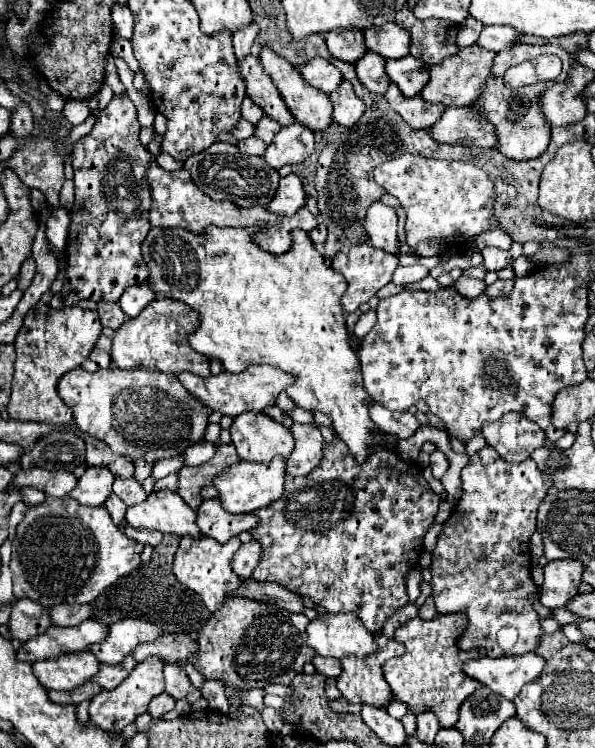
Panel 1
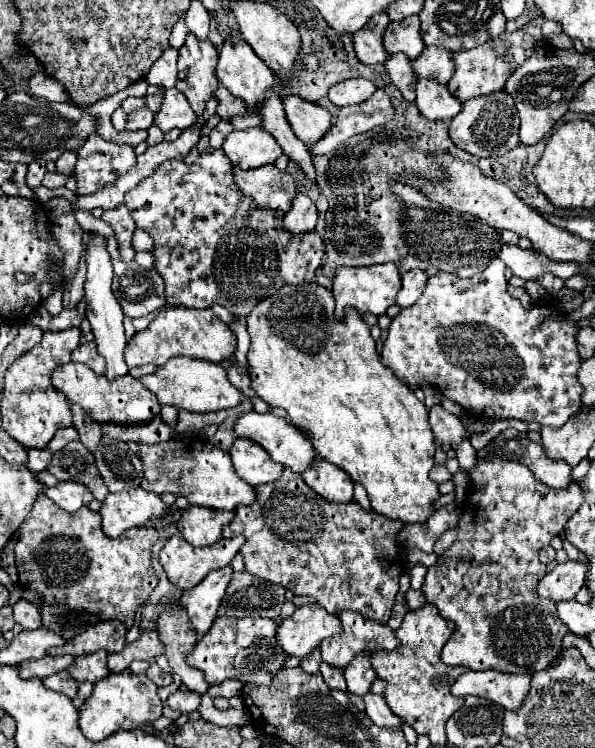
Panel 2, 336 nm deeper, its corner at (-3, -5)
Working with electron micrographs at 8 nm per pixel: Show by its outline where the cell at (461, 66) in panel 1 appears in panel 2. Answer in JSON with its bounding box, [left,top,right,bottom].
[448,18,544,102]

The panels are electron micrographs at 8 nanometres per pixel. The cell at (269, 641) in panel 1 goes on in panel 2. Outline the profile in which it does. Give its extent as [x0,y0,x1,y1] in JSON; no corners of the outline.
[186,616,286,684]

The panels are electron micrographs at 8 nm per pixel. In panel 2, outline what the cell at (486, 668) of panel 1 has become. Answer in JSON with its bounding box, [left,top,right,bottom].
[452,672,530,710]

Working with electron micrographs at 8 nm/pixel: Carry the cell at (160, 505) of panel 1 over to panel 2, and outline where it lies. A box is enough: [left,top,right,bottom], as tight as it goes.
[100,488,168,538]

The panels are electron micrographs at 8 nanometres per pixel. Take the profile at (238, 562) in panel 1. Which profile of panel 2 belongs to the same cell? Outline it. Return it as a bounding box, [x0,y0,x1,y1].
[180,566,232,638]

